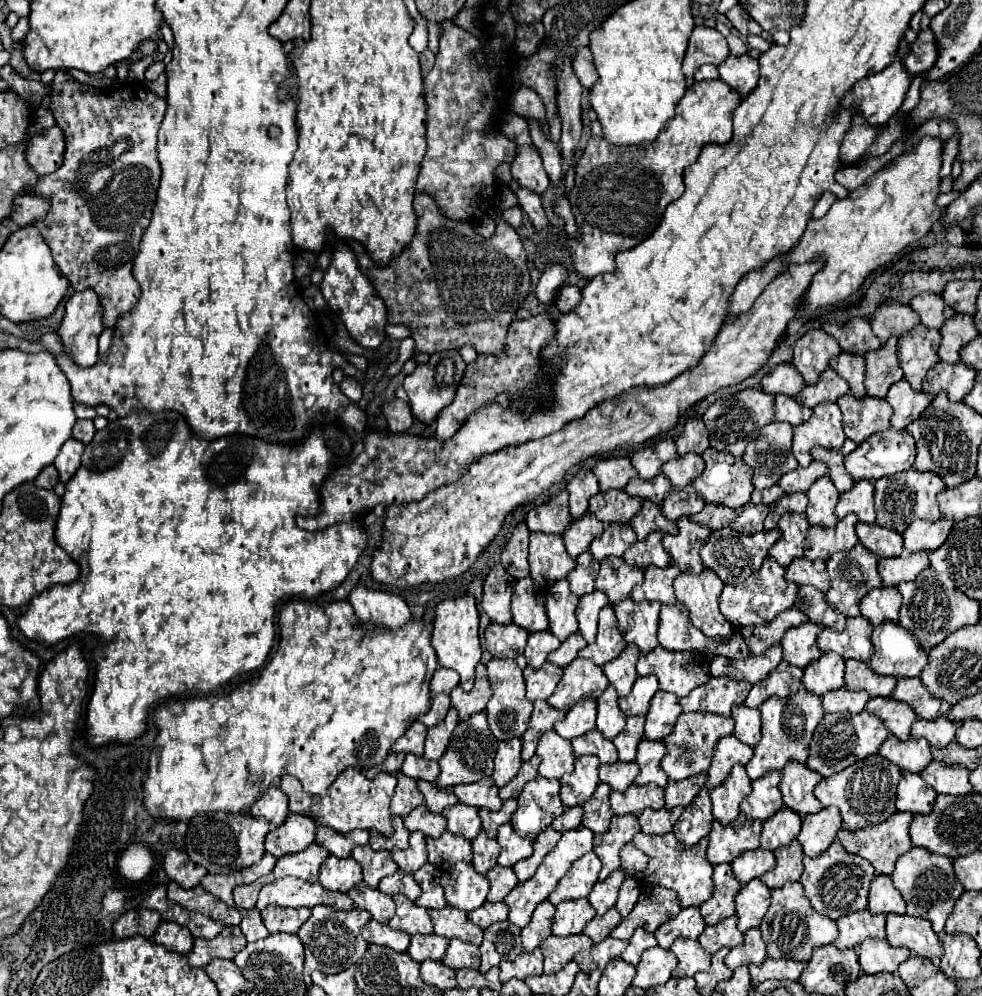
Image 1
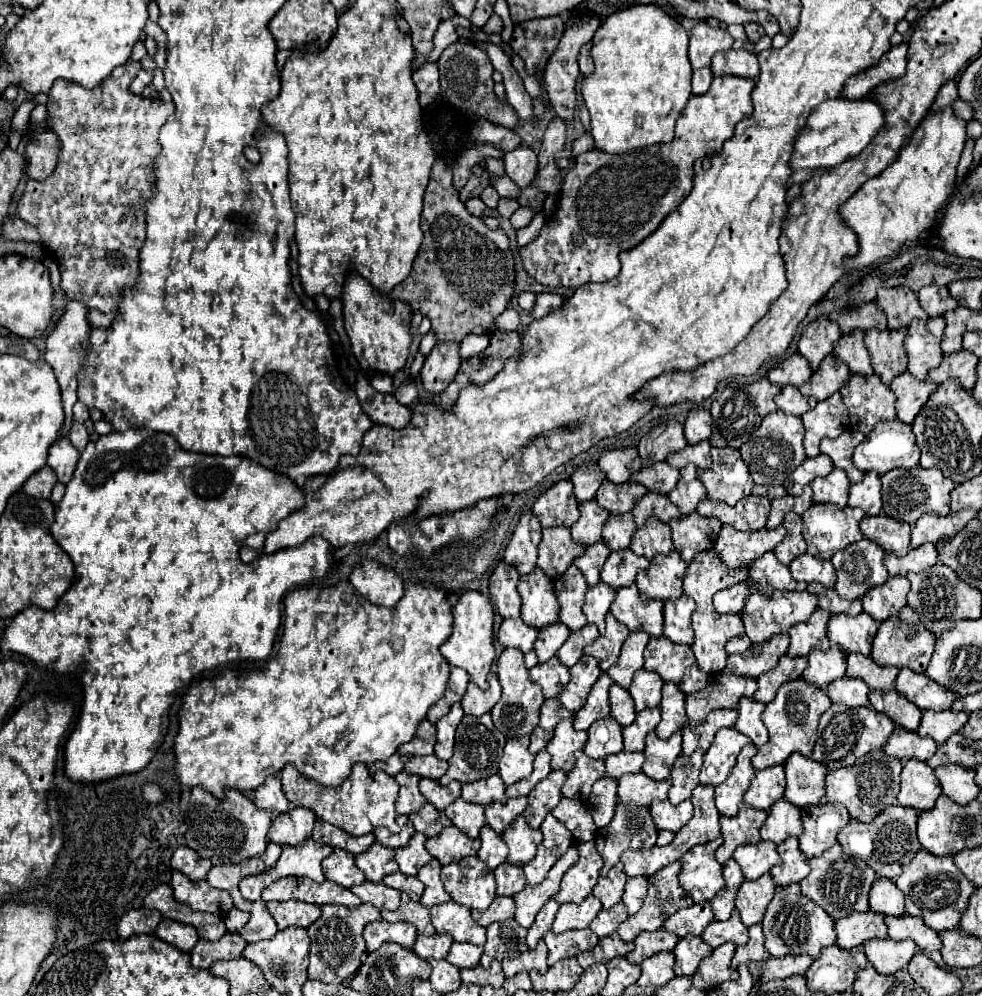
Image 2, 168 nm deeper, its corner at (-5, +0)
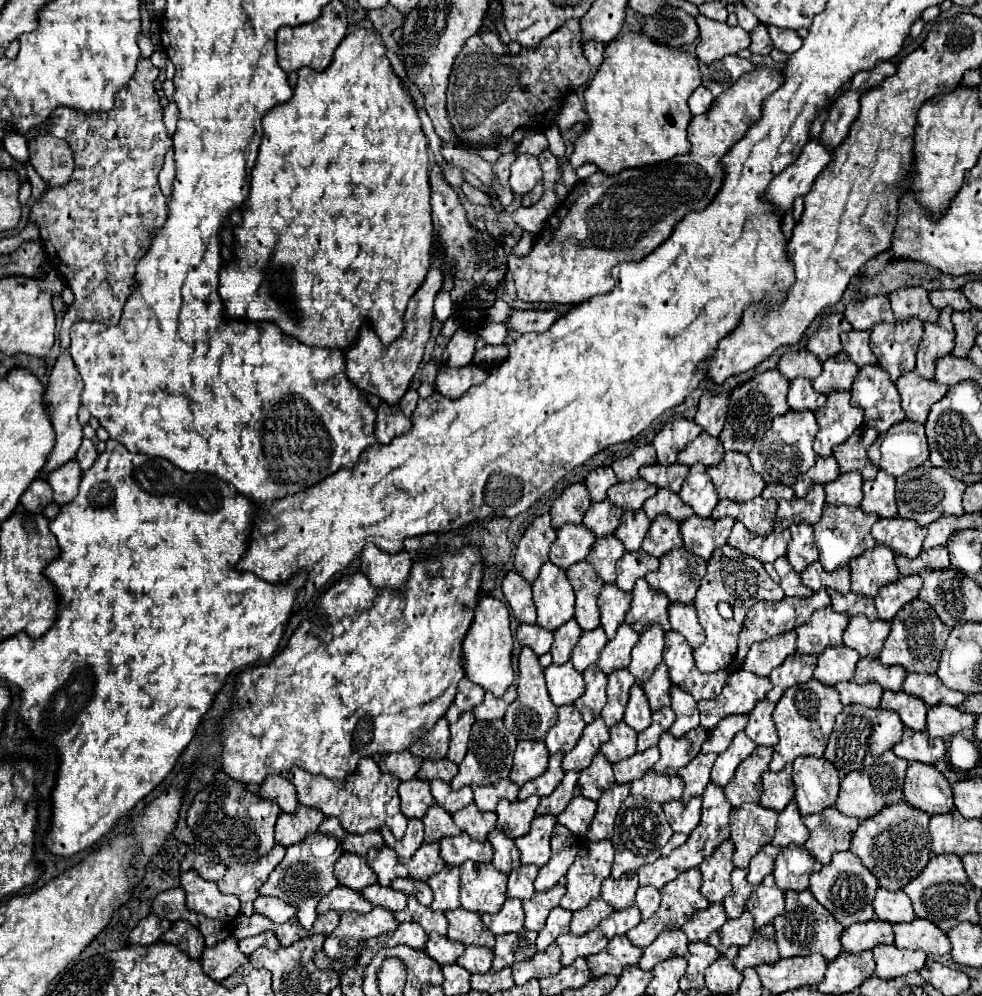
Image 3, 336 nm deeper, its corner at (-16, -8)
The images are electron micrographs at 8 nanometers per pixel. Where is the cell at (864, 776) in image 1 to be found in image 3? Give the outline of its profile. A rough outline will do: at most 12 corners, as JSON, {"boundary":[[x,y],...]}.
{"boundary":[[888,750],[842,778],[836,808],[858,820],[900,802],[908,762]]}

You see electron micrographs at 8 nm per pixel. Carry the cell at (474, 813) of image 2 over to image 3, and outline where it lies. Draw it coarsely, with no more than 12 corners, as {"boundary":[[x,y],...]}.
{"boundary":[[474,802],[452,820],[470,838],[484,842],[496,828],[496,814]]}

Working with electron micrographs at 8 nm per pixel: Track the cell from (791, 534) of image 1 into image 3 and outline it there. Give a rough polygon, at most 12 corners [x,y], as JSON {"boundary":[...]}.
{"boundary":[[792,524],[786,558],[796,572],[818,560],[812,526]]}

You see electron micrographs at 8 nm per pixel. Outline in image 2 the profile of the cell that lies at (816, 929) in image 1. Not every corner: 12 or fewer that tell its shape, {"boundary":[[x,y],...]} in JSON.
{"boundary":[[799,884],[775,888],[761,926],[773,958],[835,944],[835,922]]}

